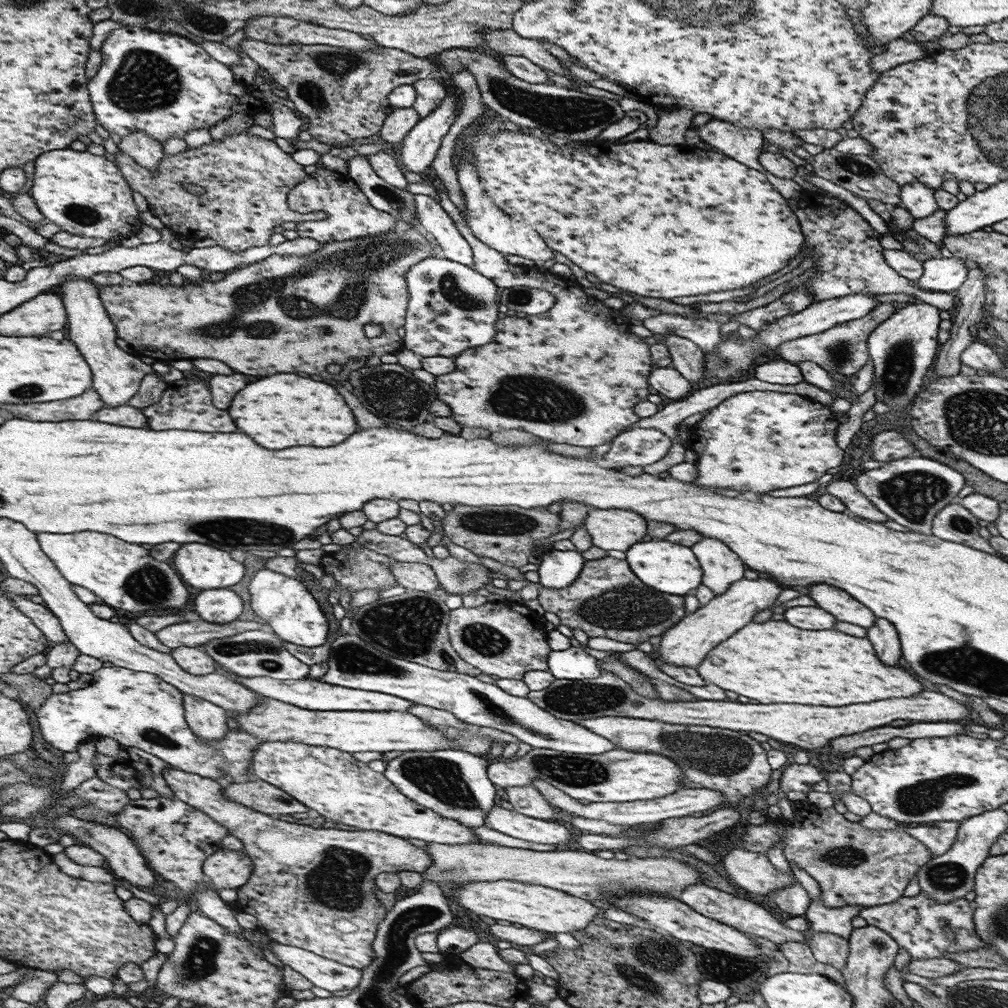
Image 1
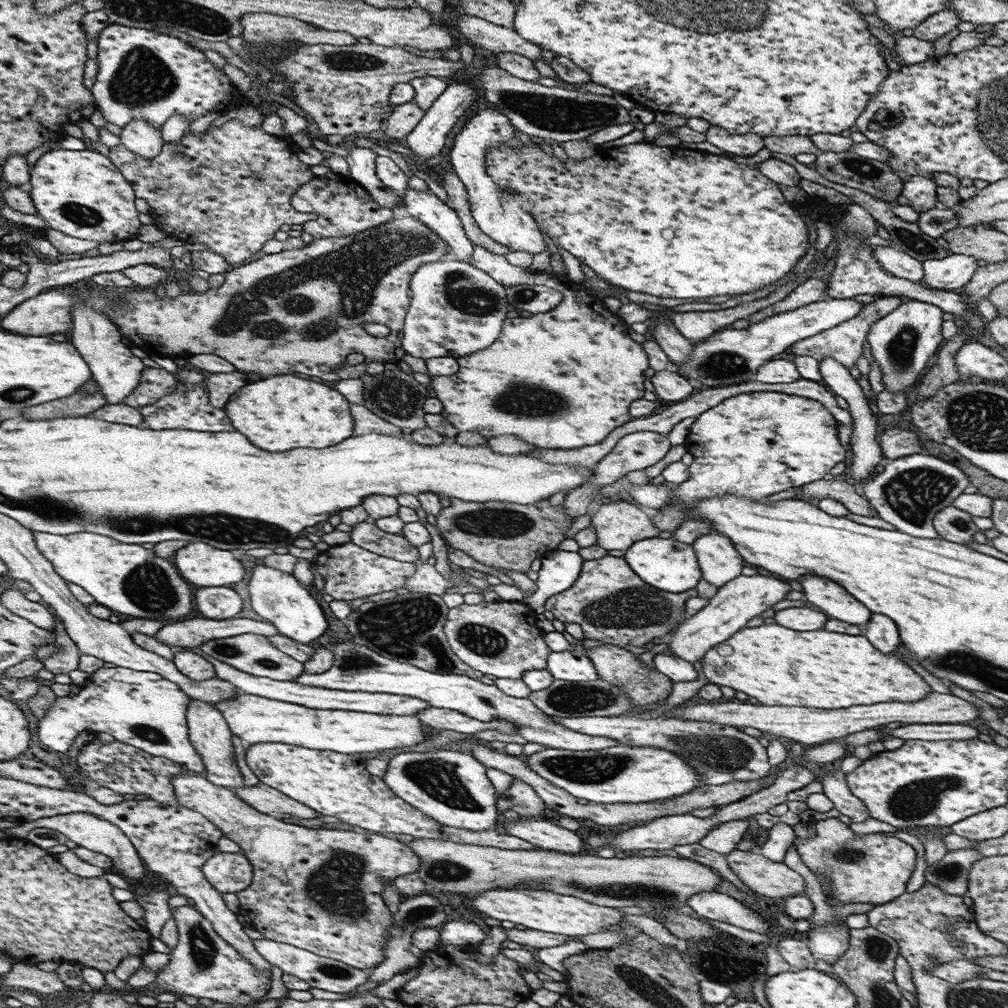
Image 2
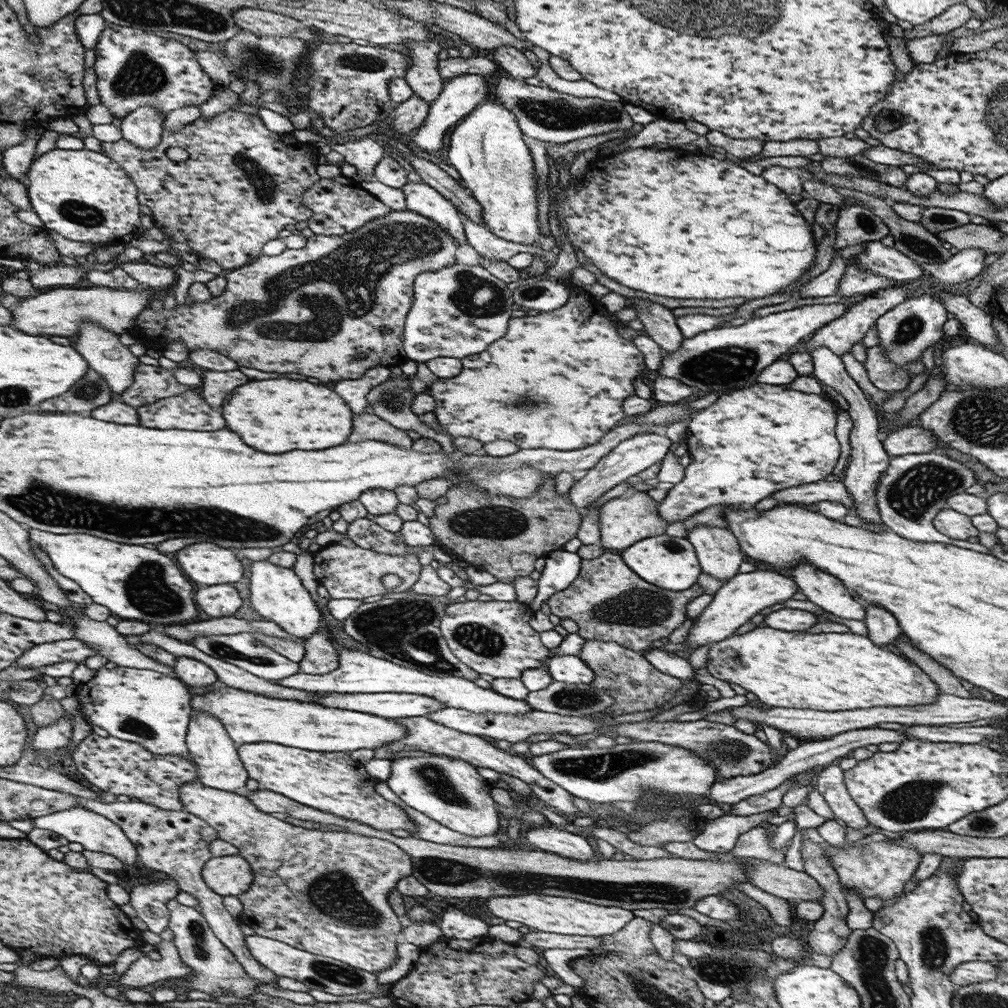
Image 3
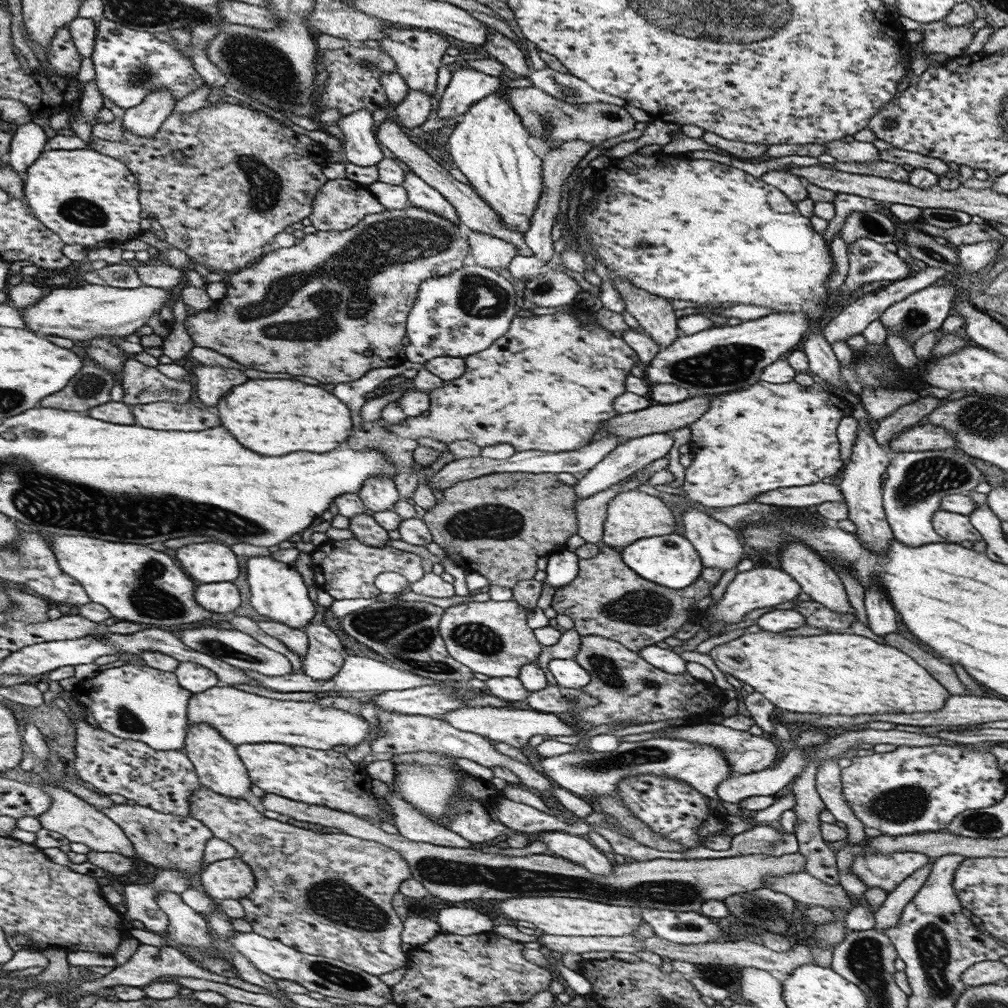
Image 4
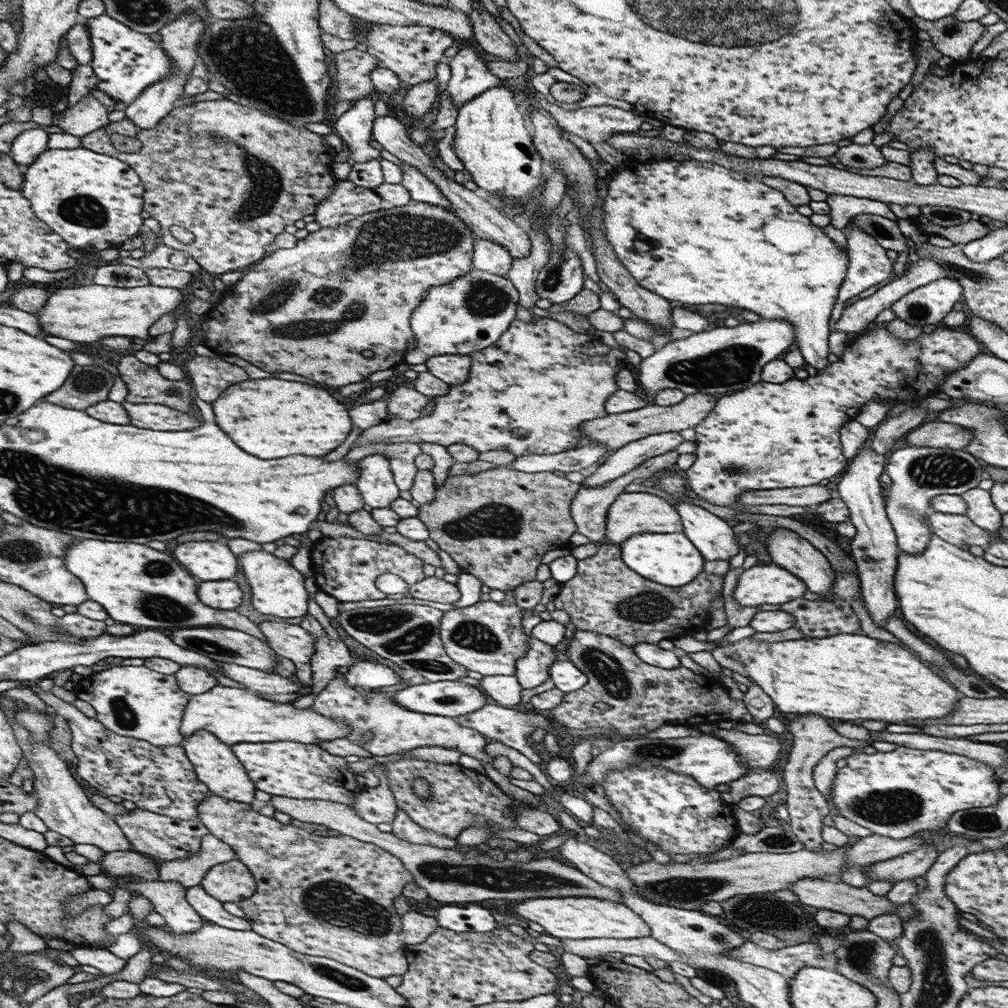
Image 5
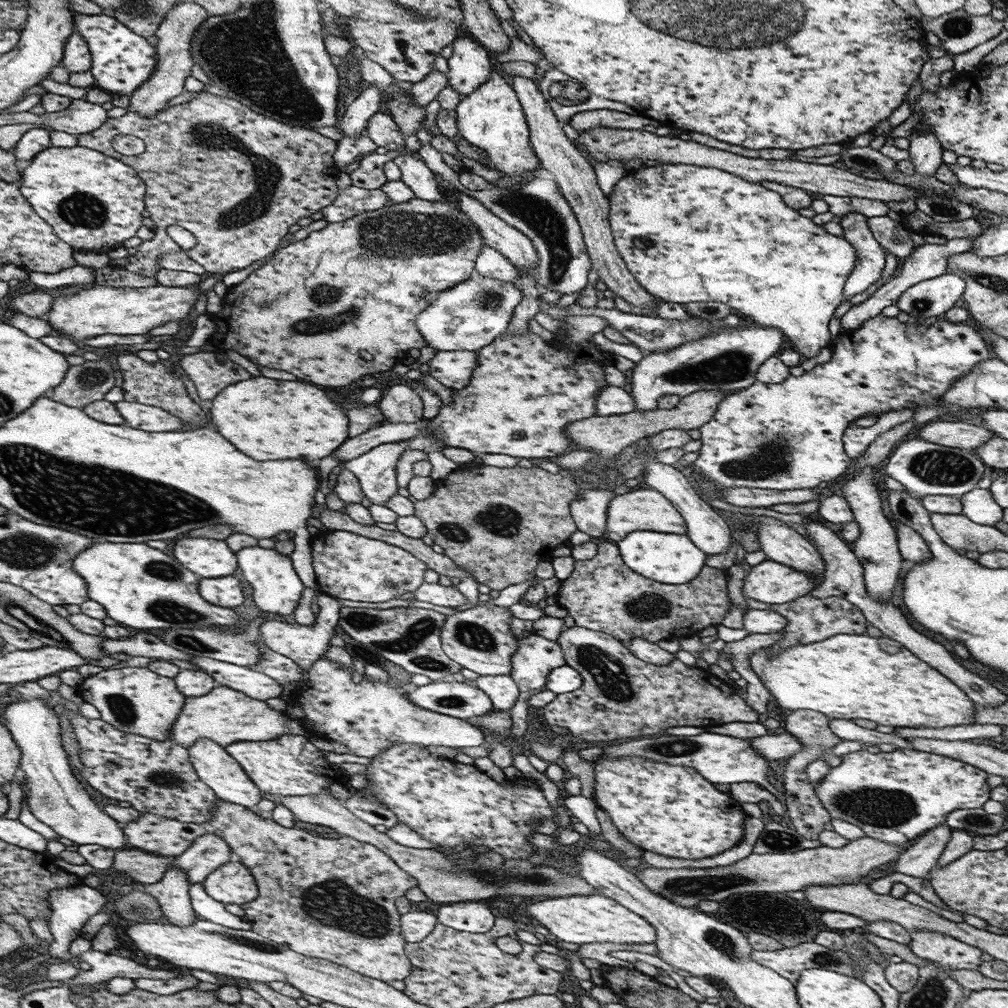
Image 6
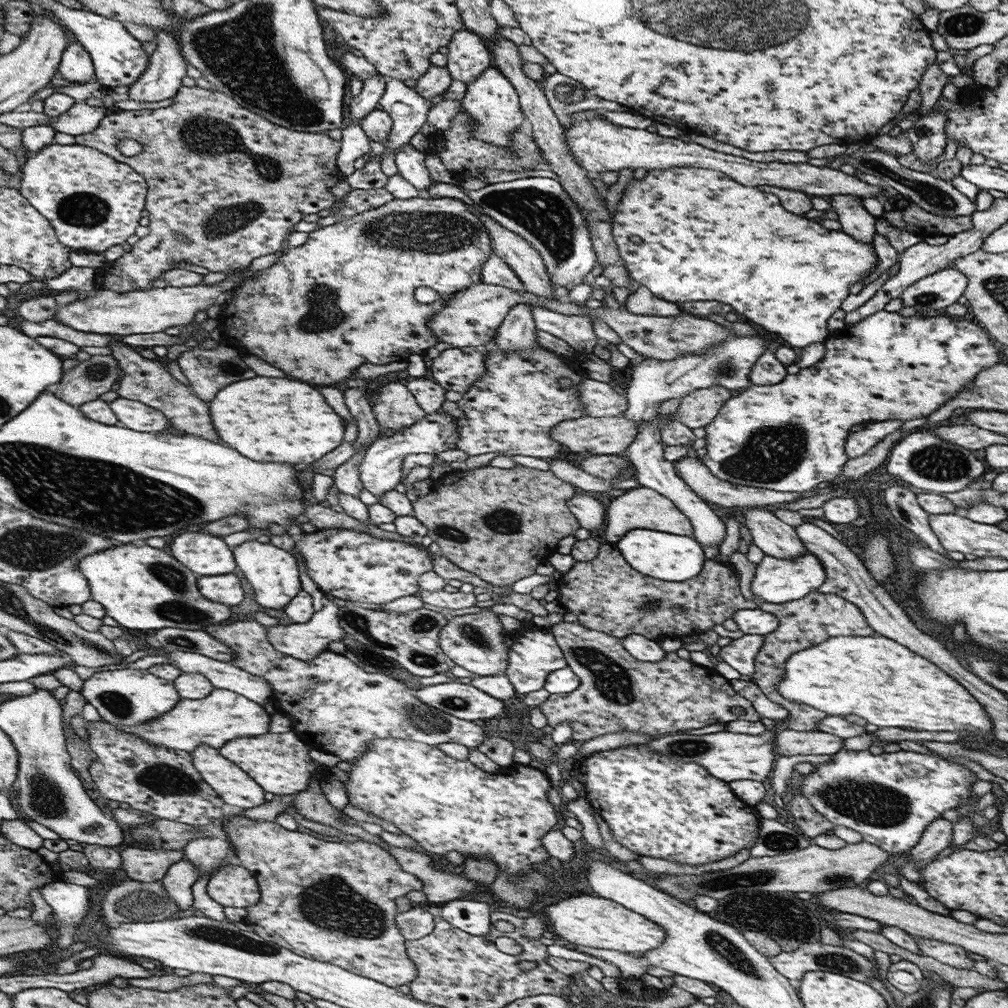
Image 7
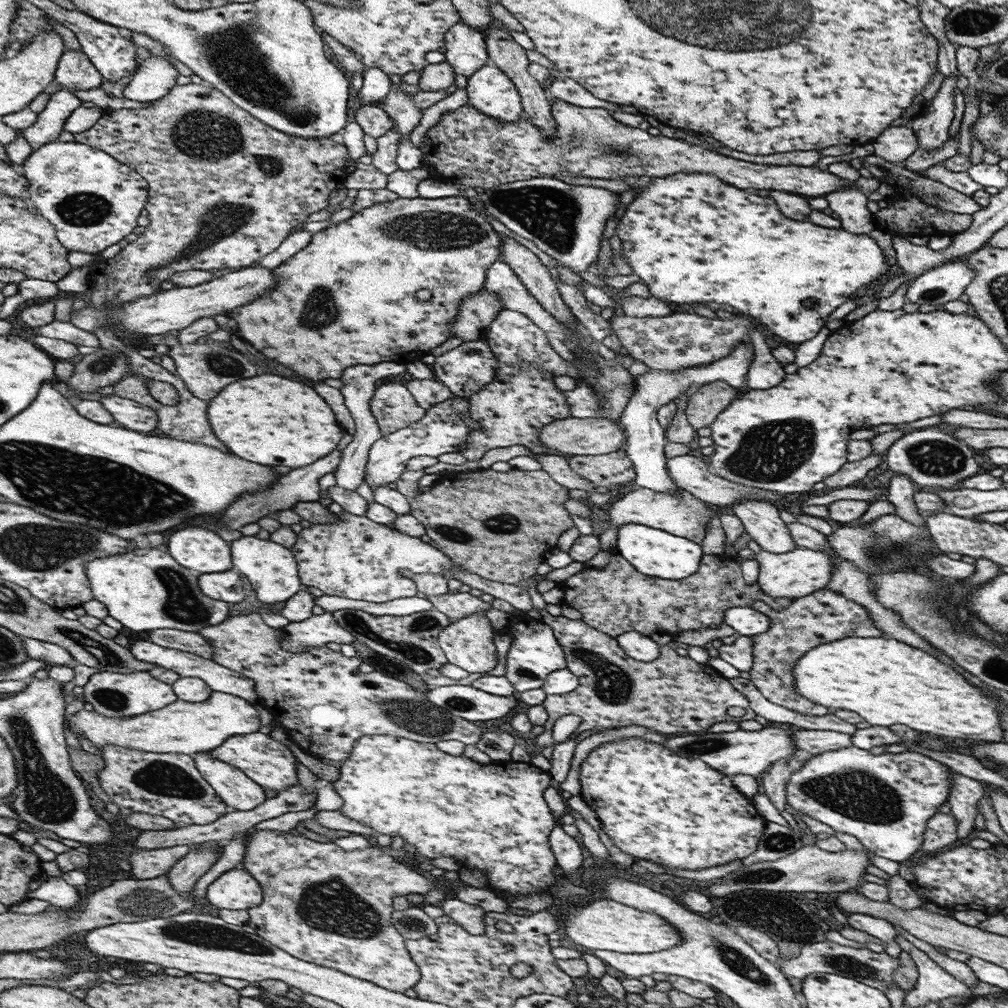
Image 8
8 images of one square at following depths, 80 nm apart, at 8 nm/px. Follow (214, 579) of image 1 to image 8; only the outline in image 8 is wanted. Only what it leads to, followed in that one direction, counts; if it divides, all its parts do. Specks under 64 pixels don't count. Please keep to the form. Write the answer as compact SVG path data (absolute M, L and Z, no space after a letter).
M184 528L171 534L166 550L186 568L201 574L224 572L232 568L228 544L206 528Z

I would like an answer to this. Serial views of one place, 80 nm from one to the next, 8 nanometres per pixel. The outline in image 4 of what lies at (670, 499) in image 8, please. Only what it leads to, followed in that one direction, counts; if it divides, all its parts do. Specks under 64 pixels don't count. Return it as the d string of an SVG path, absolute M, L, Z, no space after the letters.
M633 490L618 493L609 503L604 523L601 545L608 545L622 550L638 539L672 534L676 530L676 517L669 504L662 502L660 497Z

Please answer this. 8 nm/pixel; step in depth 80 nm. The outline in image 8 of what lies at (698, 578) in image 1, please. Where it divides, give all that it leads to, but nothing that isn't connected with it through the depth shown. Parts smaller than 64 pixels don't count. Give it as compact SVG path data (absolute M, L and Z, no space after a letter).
M624 523L619 528L615 552L630 561L645 576L666 580L686 579L687 576L694 575L705 555L703 545L688 540L687 537L680 538L674 533L664 532L664 529L632 523Z

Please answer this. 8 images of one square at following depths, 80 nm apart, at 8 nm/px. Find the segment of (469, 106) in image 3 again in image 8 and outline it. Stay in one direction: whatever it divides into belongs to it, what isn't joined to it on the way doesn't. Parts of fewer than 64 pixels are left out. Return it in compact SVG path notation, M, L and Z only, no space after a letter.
M464 21L448 30L444 48L446 61L455 74L463 74L467 78L490 62L485 36Z

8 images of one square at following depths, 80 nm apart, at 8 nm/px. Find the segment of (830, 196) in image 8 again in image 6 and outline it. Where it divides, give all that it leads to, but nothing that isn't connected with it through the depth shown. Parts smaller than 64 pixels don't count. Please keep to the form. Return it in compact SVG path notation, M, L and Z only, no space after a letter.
M859 212L845 214L839 222L843 236L857 252L857 264L843 286L845 299L864 292L880 278L885 264L885 253L868 226L868 217Z

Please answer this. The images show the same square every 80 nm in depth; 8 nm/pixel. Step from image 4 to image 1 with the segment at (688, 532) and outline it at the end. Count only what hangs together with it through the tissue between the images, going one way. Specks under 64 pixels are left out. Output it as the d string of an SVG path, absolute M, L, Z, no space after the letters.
M704 538L692 548L696 548L696 556L700 556L700 566L704 568L703 583L716 595L726 592L730 584L744 578L746 568L742 560L720 540Z

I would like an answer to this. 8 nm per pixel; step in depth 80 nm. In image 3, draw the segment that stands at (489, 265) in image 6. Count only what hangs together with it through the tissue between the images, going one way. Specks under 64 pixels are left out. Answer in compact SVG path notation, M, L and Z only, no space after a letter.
M463 214L462 218L465 228L465 238L468 244L486 260L493 260L494 262L497 260L507 261L509 258L512 258L512 256L516 256L516 254L528 252L538 258L544 258L554 265L557 261L557 255L551 250L546 251L539 246L520 244L498 238L490 229L486 228L486 226L468 220Z

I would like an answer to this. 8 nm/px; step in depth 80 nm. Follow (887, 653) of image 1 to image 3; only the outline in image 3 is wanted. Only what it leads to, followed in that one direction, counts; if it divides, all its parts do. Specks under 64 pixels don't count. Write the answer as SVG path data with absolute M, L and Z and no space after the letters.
M872 603L866 605L865 612L864 623L868 630L867 637L882 648L886 648L887 644L894 644L896 637L900 634L898 620L888 610L874 606Z

